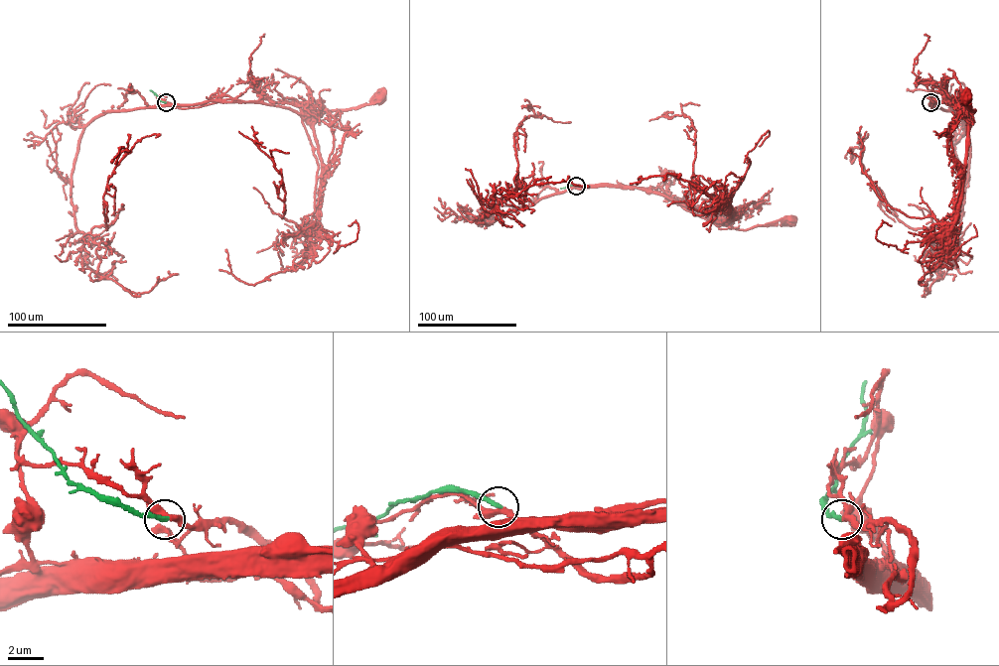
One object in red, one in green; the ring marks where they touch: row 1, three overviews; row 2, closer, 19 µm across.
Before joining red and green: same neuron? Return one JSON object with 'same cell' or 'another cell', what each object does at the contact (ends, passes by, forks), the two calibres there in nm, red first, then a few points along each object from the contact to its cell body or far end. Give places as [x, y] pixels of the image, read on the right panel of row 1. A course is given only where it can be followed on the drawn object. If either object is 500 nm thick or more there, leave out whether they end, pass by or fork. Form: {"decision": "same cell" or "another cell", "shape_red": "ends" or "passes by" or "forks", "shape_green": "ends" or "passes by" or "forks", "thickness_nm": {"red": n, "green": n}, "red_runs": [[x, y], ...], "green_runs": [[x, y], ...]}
{"decision": "same cell", "shape_red": "forks", "shape_green": "ends", "thickness_nm": {"red": 320, "green": 240}, "red_runs": [[930, 102], [943, 102], [970, 116], [975, 110], [966, 104], [967, 97]], "green_runs": [[930, 102], [933, 90]]}

